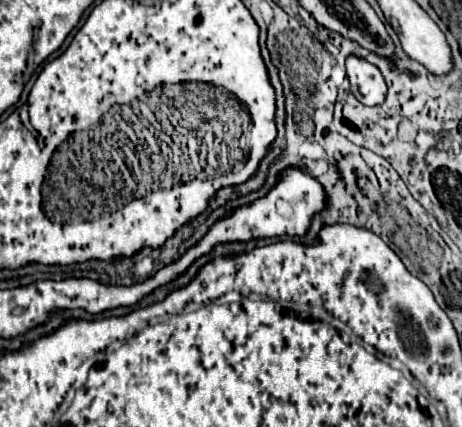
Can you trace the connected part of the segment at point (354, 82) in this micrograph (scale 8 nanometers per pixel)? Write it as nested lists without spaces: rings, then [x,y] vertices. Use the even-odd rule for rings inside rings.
[[[349,55],[345,65],[351,81],[351,93],[363,105],[381,105],[387,97],[387,85],[381,71],[357,55]]]

